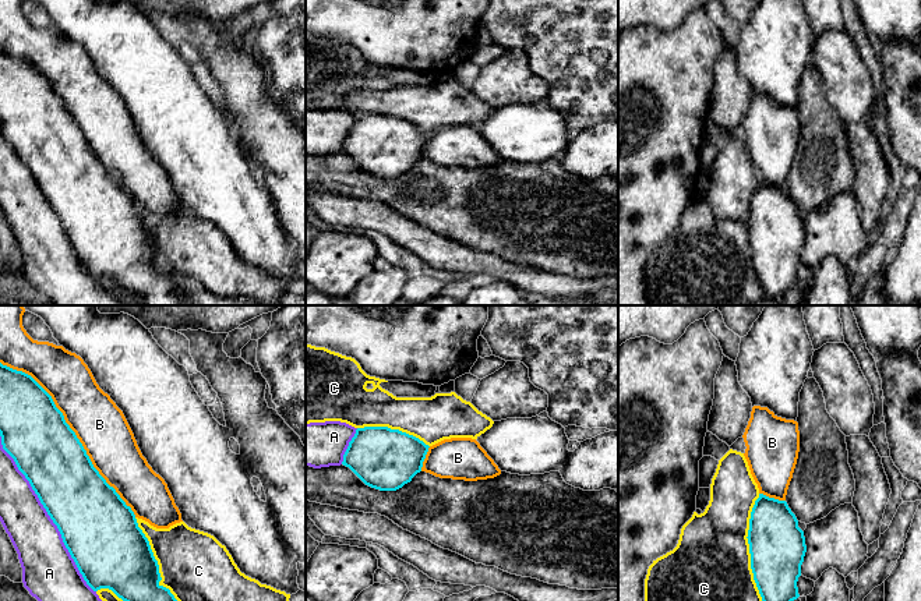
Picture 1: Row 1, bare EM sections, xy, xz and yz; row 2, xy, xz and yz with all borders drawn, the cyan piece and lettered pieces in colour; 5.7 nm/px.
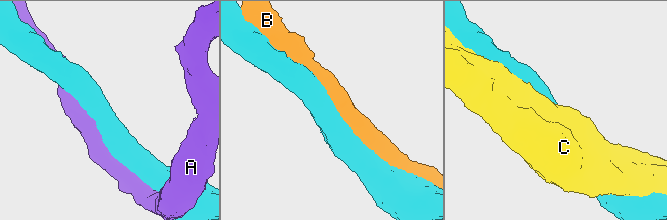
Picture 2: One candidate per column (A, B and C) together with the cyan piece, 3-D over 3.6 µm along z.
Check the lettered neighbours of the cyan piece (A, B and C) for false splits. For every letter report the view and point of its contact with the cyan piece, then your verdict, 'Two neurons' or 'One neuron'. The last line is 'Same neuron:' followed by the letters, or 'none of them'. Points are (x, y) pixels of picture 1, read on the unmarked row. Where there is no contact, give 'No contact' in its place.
A: Touches cyan at xy (48, 201). Two neurons
B: Touches cyan at xy (73, 119). One neuron
C: Touches cyan at yz (750, 239). Two neurons
Same neuron: B

